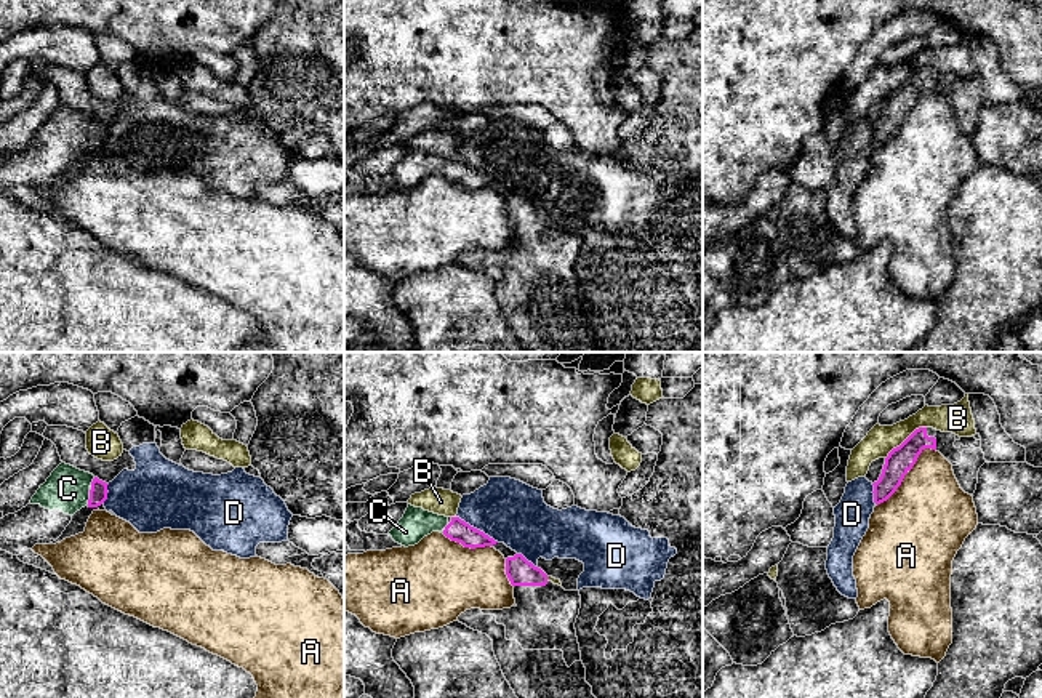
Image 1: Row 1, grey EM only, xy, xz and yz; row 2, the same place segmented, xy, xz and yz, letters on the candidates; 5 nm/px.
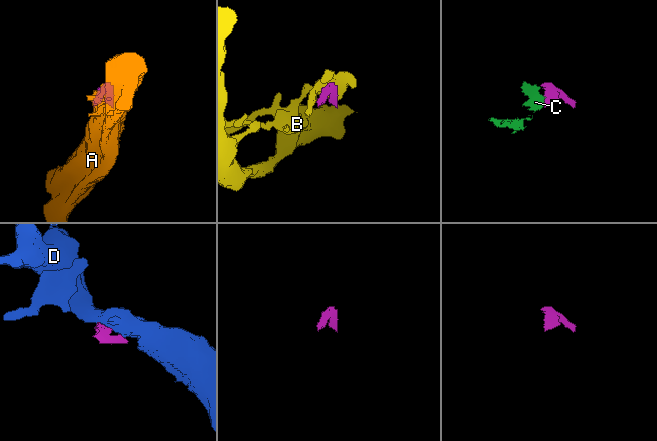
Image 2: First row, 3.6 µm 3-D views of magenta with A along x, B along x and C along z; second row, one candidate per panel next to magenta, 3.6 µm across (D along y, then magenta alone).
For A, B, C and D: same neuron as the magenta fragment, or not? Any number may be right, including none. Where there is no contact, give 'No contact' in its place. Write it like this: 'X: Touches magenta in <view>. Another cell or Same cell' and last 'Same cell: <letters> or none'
A: Touches magenta in yz. Another cell
B: Touches magenta in yz. Another cell
C: Touches magenta in xy. Same cell
D: Touches magenta in xz. Another cell
Same cell: C

